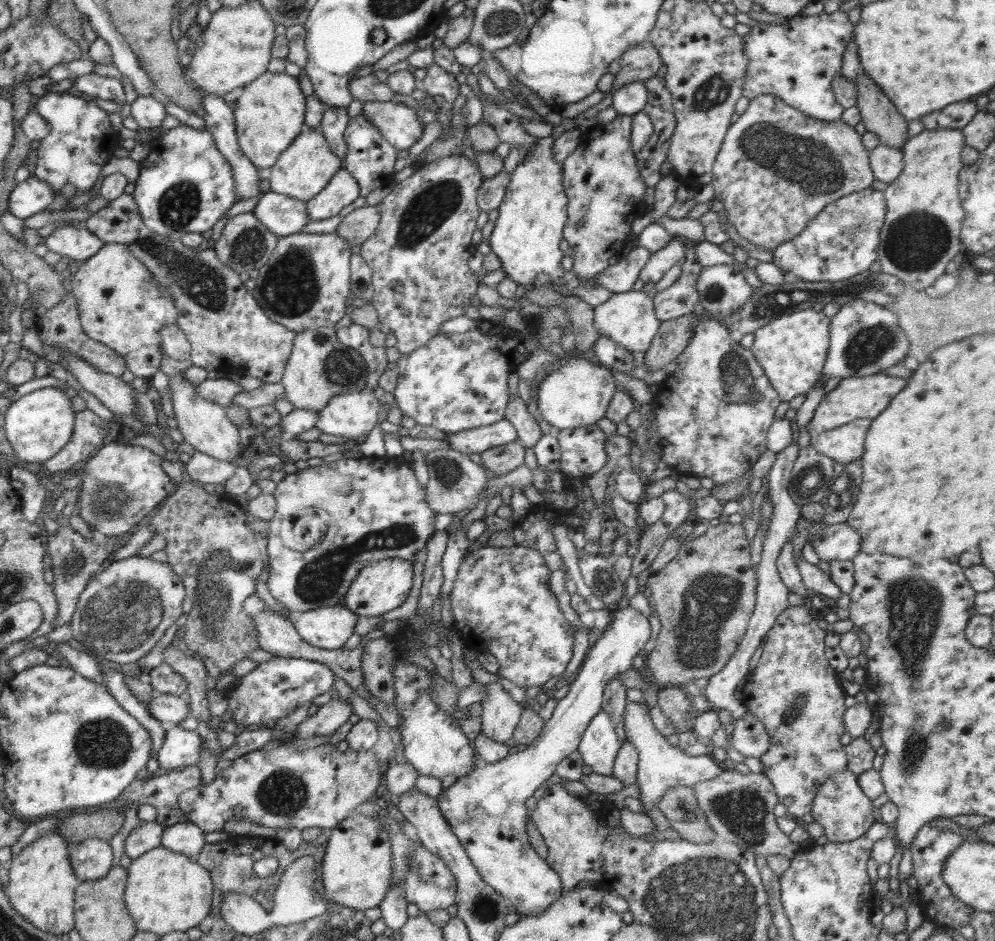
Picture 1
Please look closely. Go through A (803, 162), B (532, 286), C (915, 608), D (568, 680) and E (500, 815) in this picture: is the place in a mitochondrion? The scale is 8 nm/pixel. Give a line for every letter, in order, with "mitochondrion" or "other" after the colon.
A: mitochondrion
B: other
C: mitochondrion
D: other
E: other

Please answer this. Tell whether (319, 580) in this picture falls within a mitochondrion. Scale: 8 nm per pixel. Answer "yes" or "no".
yes

